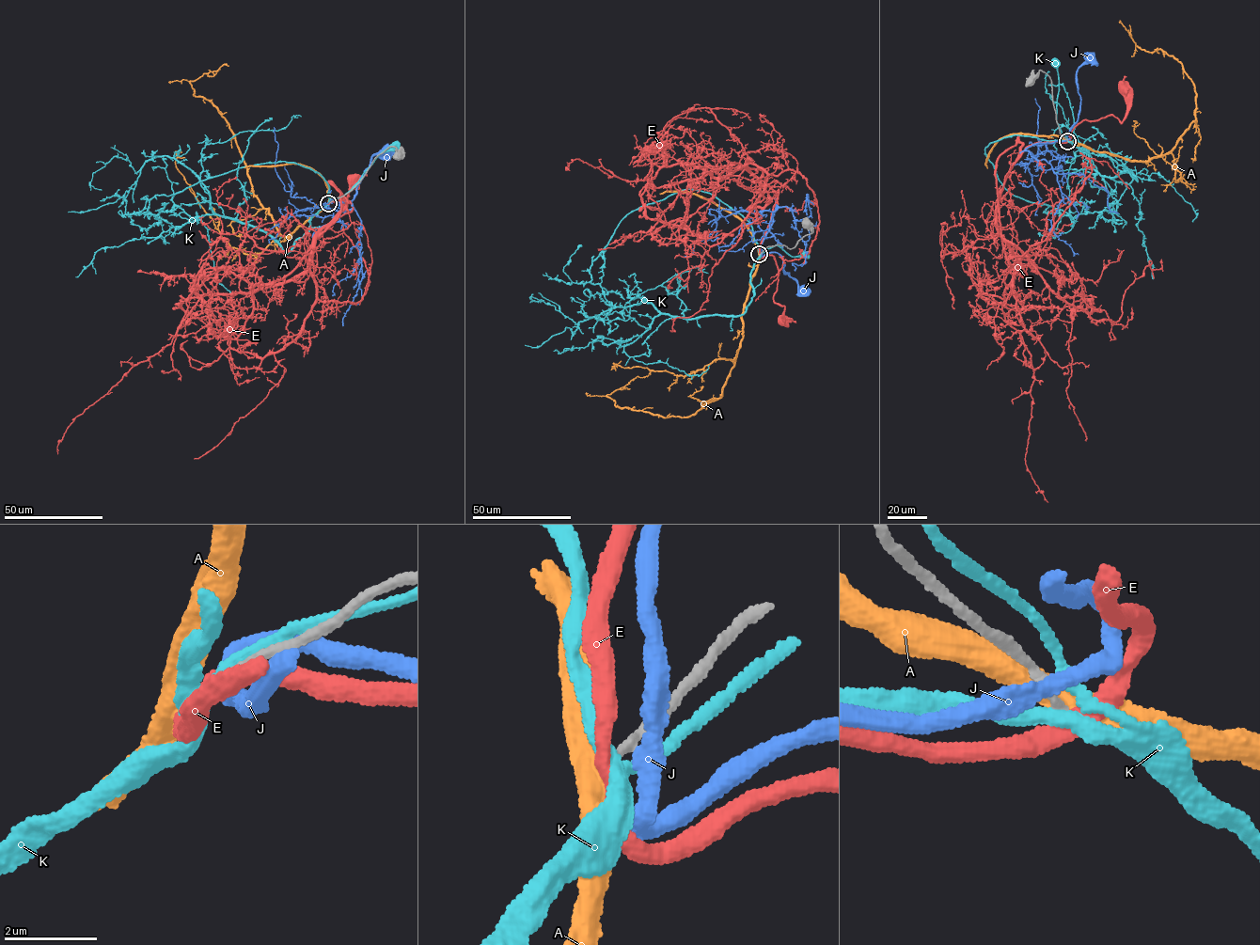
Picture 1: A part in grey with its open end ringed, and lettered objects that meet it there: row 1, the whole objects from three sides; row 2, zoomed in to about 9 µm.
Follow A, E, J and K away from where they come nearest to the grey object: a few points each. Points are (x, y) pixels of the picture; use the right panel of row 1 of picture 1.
A: (1067, 140), (1148, 162), (1173, 149), (1196, 120), (1194, 85), (1181, 62), (1136, 45), (1119, 22)
E: (1067, 141), (1070, 133), (1083, 120), (1095, 121), (1111, 115), (1122, 122), (1126, 108), (1123, 86)
J: (1067, 139), (1079, 110), (1080, 98), (1077, 84), (1078, 68), (1091, 57)
K: (1067, 141), (1056, 121), (1059, 83), (1055, 64)

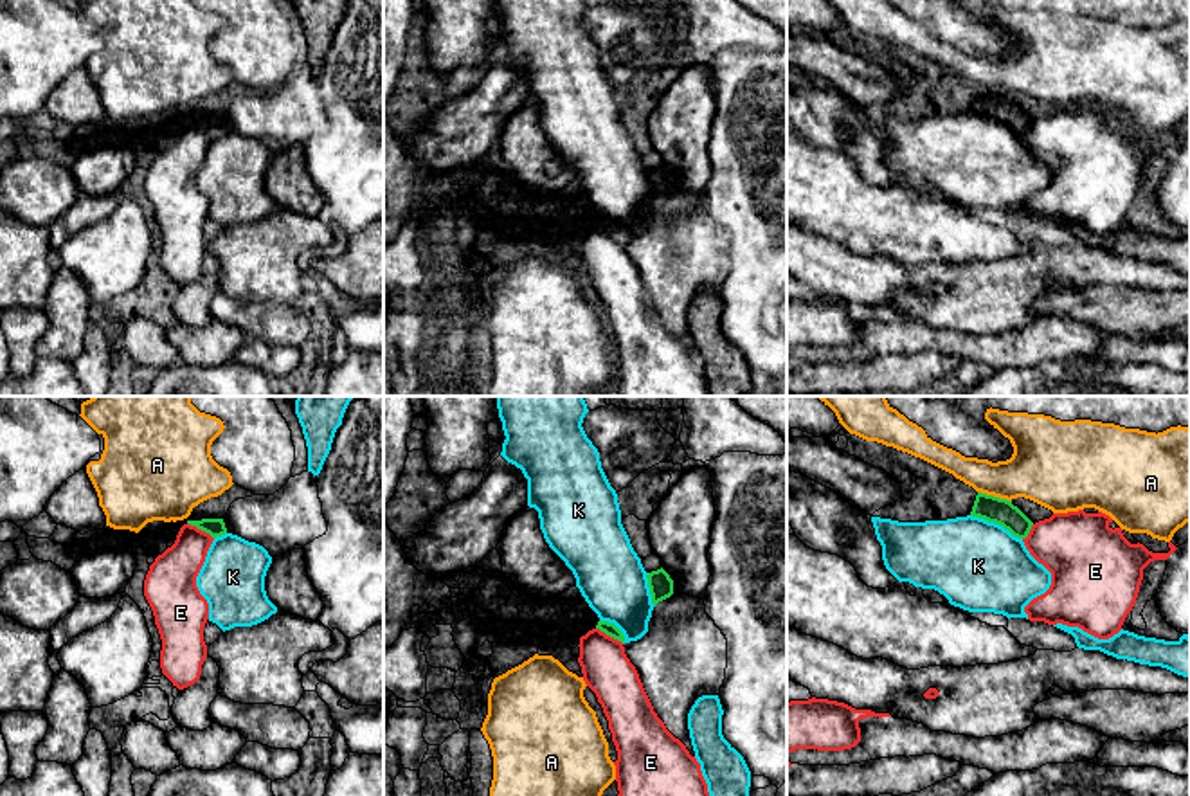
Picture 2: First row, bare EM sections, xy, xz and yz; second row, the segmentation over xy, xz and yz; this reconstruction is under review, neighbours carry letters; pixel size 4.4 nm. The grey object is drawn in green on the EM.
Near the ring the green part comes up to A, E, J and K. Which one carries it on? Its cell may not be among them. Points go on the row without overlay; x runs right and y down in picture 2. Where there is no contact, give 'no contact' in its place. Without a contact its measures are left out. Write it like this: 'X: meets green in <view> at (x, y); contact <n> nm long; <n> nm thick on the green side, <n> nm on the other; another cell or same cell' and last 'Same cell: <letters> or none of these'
A: meets green in yz at (992, 92); contact 160 nm long; 120 nm thick on the green side, 300 nm on the other; another cell
E: meets green in xy at (200, 125); contact 140 nm long; 80 nm thick on the green side, 200 nm on the other; another cell
J: no contact; another cell
K: meets green in yz at (996, 119); contact 260 nm long; 120 nm thick on the green side, 400 nm on the other; another cell
Same cell: none of these

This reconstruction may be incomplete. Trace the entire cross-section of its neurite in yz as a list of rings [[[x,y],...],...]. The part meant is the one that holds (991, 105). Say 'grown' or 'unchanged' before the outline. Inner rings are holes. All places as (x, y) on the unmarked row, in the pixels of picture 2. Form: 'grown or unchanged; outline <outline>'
unchanged; outline [[[981,88],[976,92],[970,112],[999,121],[1017,135],[1026,135],[1033,122],[1033,119],[1012,101],[1012,97]]]

